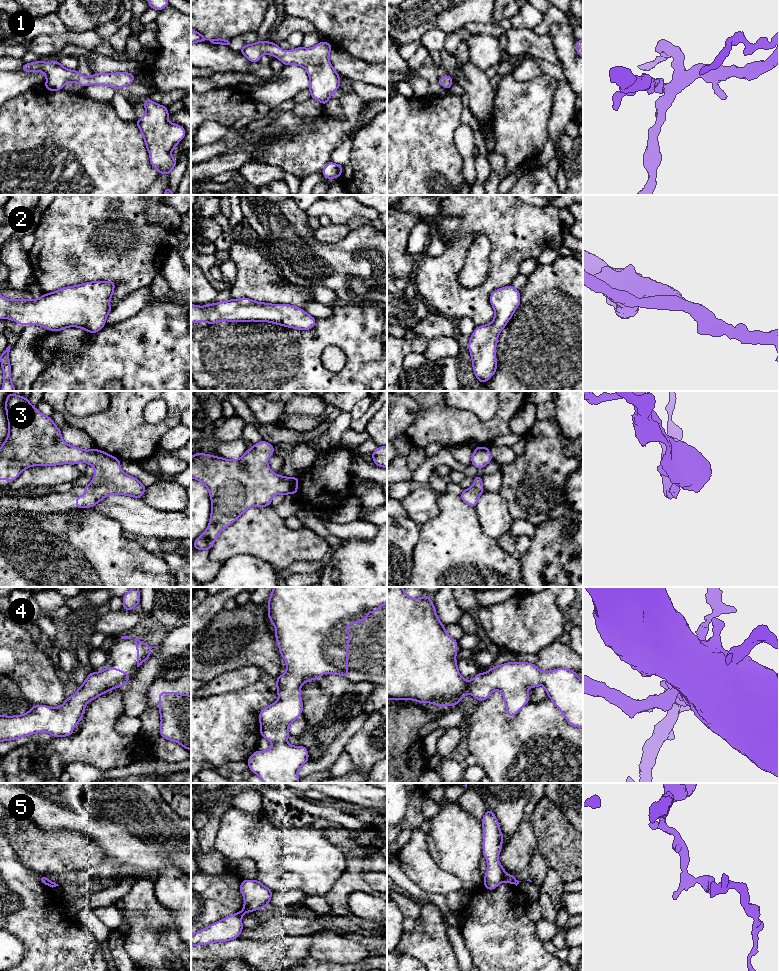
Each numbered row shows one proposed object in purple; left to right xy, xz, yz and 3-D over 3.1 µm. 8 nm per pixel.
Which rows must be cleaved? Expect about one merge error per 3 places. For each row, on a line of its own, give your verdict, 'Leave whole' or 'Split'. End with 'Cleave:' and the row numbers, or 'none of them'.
1: Leave whole
2: Leave whole
3: Leave whole
4: Leave whole
5: Split
Cleave: 5

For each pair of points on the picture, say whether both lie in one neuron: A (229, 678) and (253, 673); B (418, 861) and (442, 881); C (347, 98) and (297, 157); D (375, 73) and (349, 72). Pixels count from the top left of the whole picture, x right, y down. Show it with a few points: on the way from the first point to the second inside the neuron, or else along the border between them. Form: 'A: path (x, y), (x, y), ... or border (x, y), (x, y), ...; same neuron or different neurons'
A: path (235, 678), (247, 675); same neuron
B: path (424, 867), (436, 879); same neuron
C: path (349, 116), (349, 120), (343, 126), (315, 139); same neuron
D: path (369, 73), (363, 71), (355, 72); same neuron

